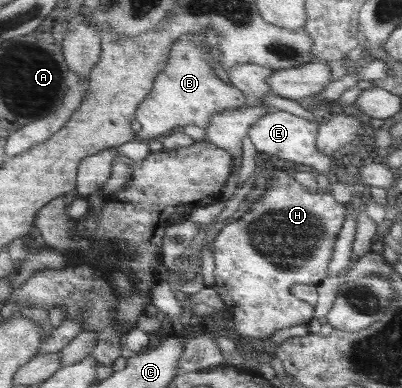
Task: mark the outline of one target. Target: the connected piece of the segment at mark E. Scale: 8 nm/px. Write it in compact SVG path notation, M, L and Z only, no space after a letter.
M274 110L258 119L248 130L256 151L278 159L286 159L290 163L298 163L312 167L316 174L332 176L331 156L323 154L317 148L319 127L318 123L298 117L290 112Z

